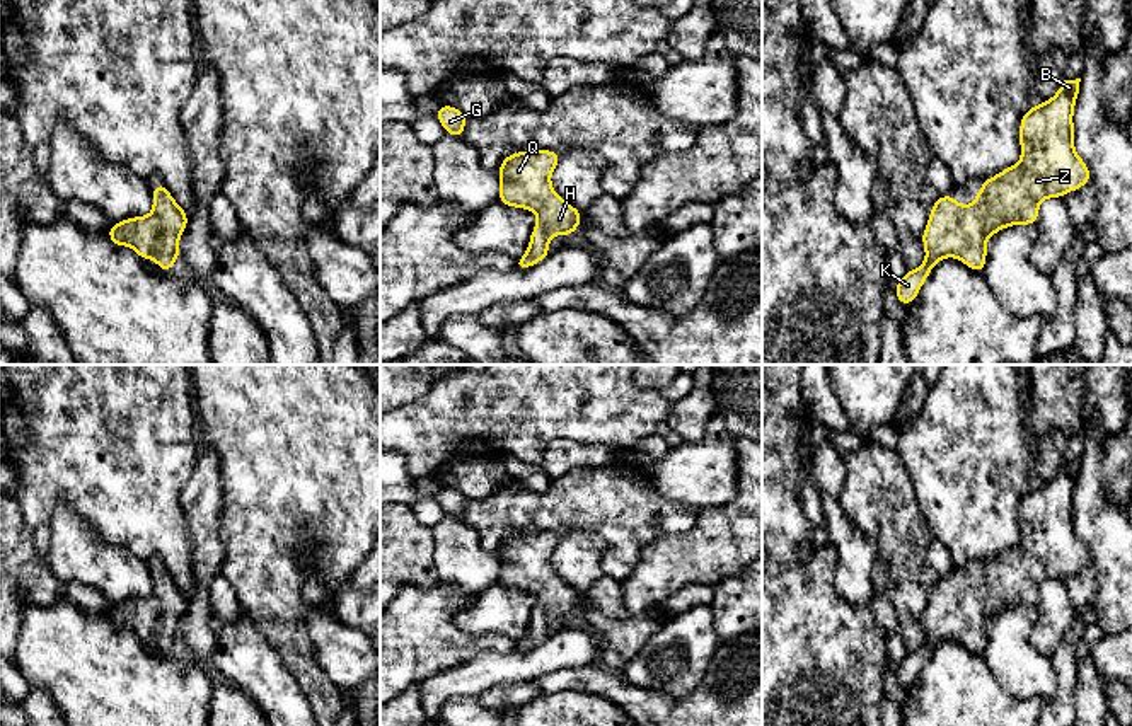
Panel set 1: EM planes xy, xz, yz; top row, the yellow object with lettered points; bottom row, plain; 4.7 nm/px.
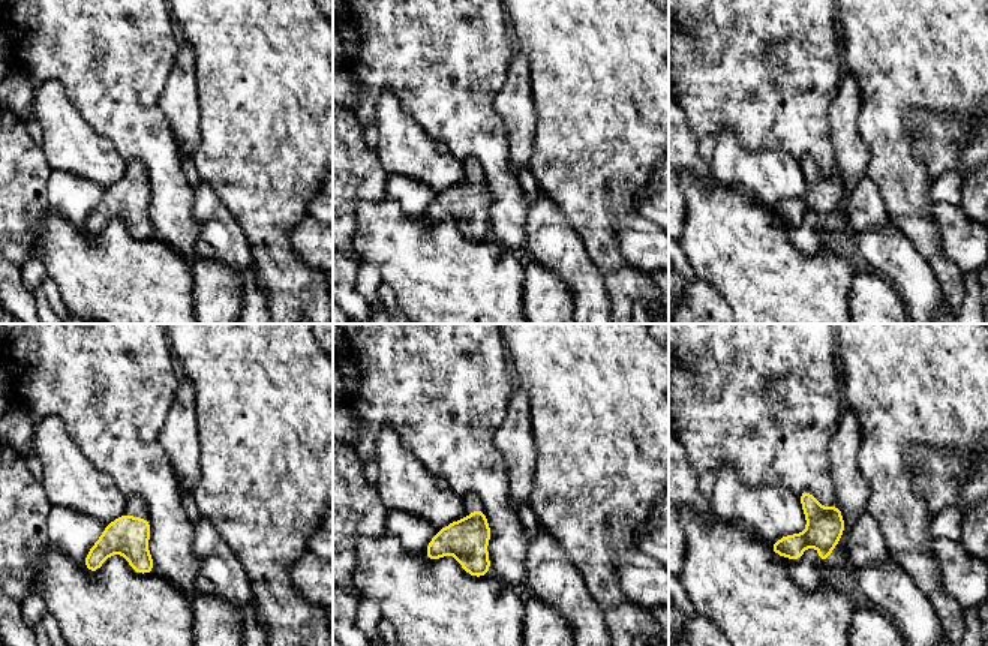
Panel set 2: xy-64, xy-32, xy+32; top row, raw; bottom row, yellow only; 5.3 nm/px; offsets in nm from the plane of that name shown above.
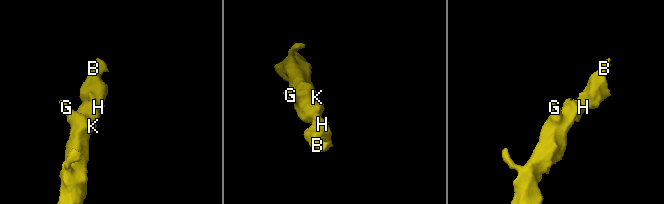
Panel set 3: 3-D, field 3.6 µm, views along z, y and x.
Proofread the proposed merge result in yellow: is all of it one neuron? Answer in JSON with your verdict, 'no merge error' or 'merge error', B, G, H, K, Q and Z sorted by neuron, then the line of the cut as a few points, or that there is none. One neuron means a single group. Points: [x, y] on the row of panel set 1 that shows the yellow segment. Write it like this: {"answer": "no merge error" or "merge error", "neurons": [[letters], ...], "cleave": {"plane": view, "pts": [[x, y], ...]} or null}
{"answer": "no merge error", "neurons": [["B", "G", "H", "K", "Q", "Z"]], "cleave": null}

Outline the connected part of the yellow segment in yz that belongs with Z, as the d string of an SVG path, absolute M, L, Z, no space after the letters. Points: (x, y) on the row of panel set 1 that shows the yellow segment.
M1081 78L1064 80L1050 101L1040 102L1023 114L1018 133L1021 160L1001 170L997 176L985 179L975 194L973 205L958 205L953 194L938 198L922 232L926 261L917 269L907 271L895 283L895 295L902 305L909 307L912 303L938 261L956 257L972 271L982 273L987 261L985 244L990 235L1013 225L1037 225L1038 206L1043 199L1062 198L1091 182L1089 167L1074 150L1072 114L1079 94L1079 82Z

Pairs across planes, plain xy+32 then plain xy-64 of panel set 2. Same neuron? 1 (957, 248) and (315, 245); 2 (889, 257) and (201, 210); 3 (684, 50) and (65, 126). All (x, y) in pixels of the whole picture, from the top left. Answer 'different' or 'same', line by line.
1: same
2: same
3: different

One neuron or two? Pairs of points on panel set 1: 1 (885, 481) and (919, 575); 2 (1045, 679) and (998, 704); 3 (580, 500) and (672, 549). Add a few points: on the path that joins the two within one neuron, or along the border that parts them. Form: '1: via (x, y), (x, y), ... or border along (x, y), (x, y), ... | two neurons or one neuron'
1: via (885, 505), (900, 534), (900, 551) | one neuron
2: border along (987, 667), (1004, 689), (1042, 702) | two neurons
3: border along (693, 525), (684, 532), (650, 541), (631, 573) | two neurons

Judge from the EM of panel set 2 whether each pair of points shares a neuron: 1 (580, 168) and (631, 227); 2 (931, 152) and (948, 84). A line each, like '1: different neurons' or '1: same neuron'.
1: different neurons
2: different neurons

